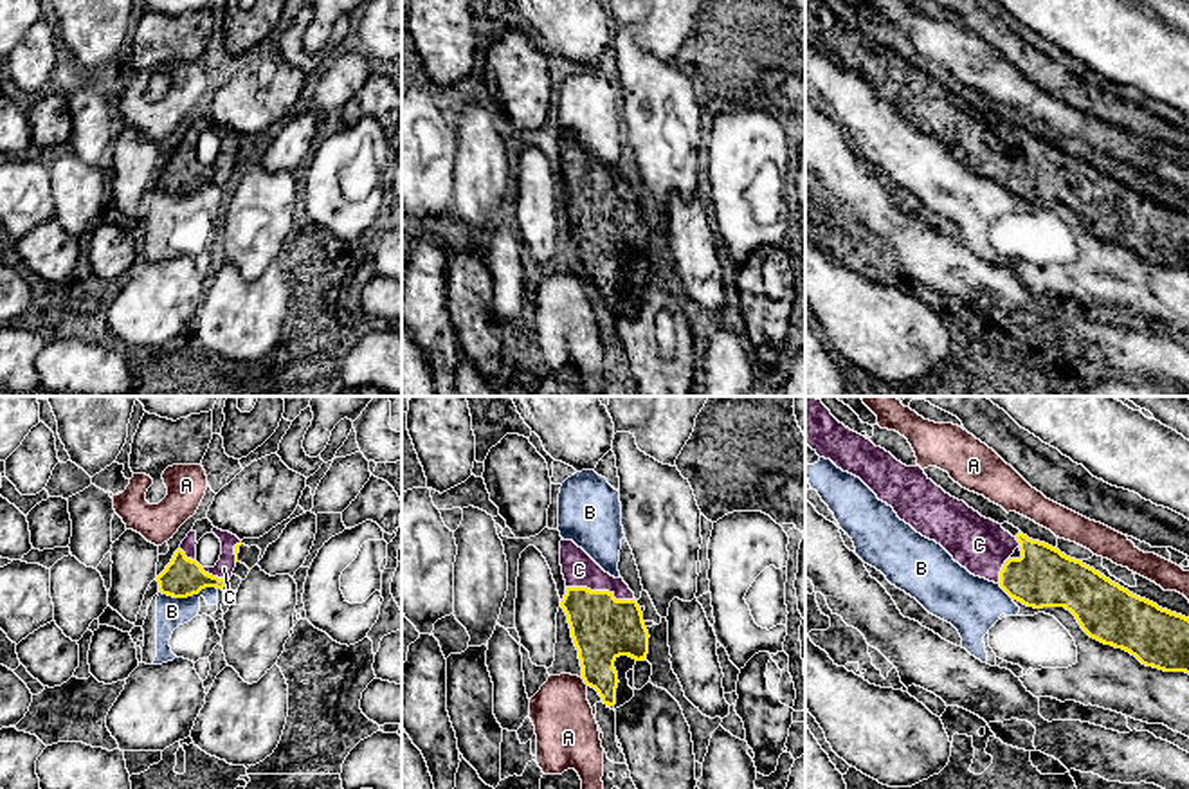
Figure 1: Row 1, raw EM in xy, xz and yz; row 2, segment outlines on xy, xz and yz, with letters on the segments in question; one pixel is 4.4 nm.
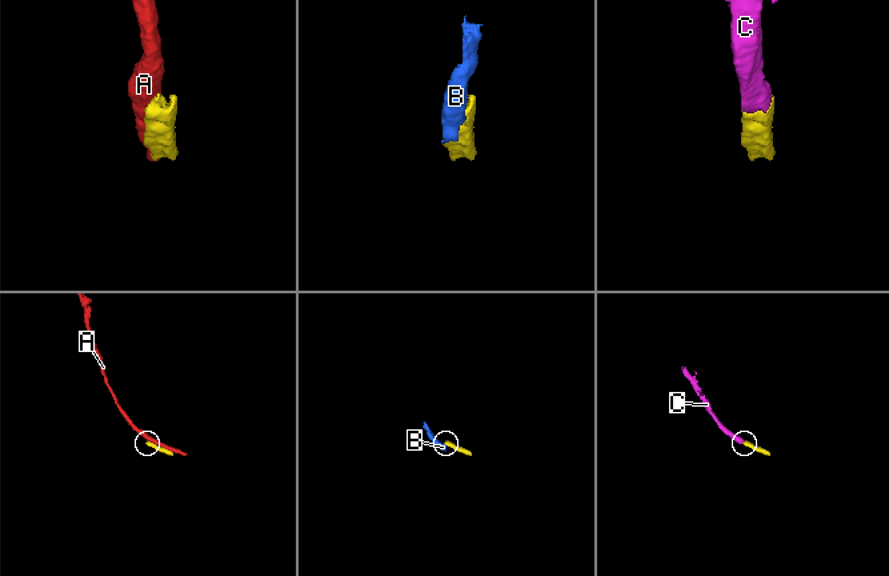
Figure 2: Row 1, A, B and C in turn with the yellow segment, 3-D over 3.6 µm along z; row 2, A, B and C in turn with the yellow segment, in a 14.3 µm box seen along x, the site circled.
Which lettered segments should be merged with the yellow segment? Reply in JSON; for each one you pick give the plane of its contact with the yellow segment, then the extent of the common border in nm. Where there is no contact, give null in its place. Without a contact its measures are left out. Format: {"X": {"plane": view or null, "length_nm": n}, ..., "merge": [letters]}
{"C": {"plane": "xz", "length_nm": 320}, "merge": ["C"]}

